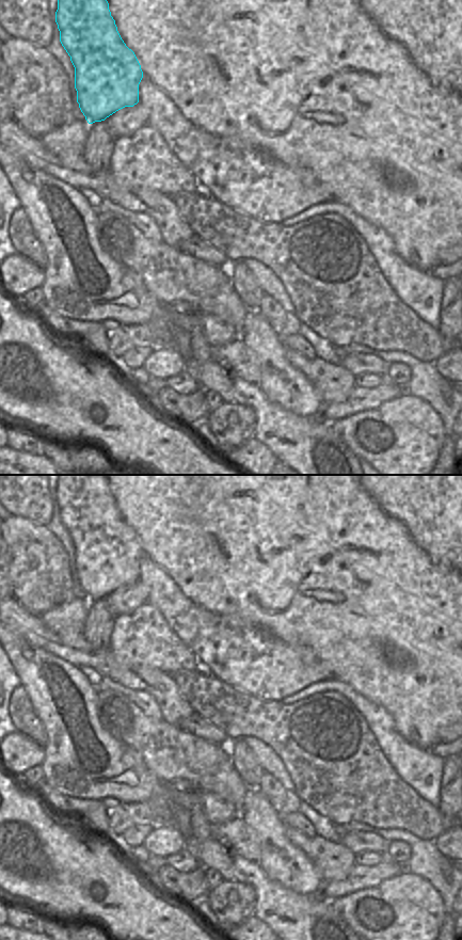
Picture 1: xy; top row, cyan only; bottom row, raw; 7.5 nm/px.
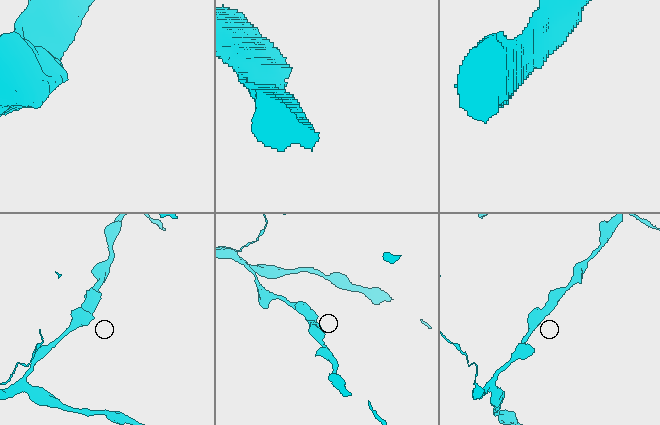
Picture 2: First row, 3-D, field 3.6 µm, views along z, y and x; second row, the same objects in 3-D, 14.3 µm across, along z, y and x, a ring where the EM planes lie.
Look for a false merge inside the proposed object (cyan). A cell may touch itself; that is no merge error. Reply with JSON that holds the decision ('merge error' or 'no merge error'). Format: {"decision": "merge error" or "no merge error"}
{"decision": "no merge error"}

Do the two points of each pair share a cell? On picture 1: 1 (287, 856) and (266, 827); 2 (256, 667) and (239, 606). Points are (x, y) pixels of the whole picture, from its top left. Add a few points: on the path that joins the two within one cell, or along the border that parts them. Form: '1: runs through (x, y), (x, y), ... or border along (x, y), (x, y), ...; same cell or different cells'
1: runs through (280, 848), (272, 841), (271, 834); same cell
2: border along (219, 614), (235, 616), (266, 632); different cells

